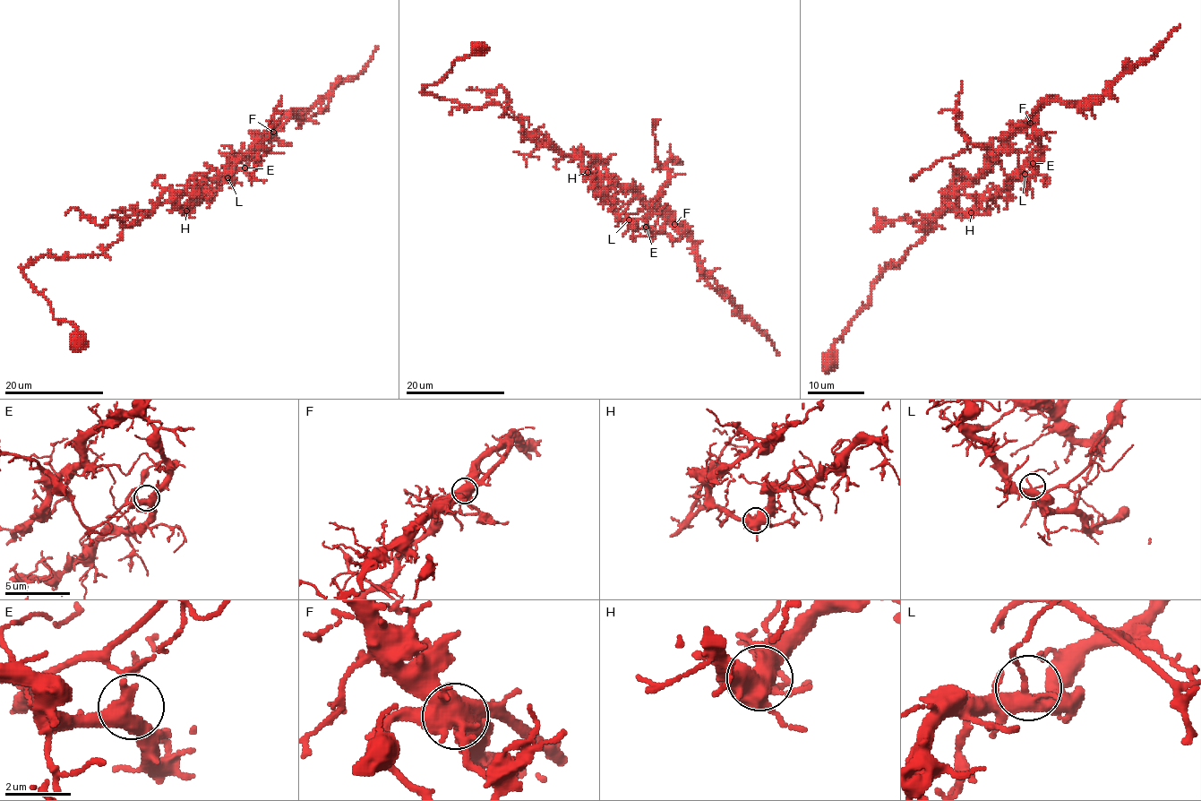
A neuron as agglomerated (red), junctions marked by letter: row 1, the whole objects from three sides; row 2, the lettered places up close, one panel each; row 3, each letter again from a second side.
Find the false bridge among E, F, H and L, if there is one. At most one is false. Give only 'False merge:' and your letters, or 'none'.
False merge: F

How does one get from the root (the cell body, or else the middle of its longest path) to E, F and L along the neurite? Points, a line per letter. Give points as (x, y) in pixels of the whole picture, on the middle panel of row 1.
E: (478, 47), (423, 89), (475, 107), (498, 103), (530, 136), (578, 153), (616, 211), (646, 227)
F: (478, 47), (423, 89), (475, 107), (498, 103), (530, 136), (591, 155), (600, 175), (674, 224)
L: (478, 47), (423, 89), (475, 107), (498, 103), (530, 136), (578, 153), (629, 219)

